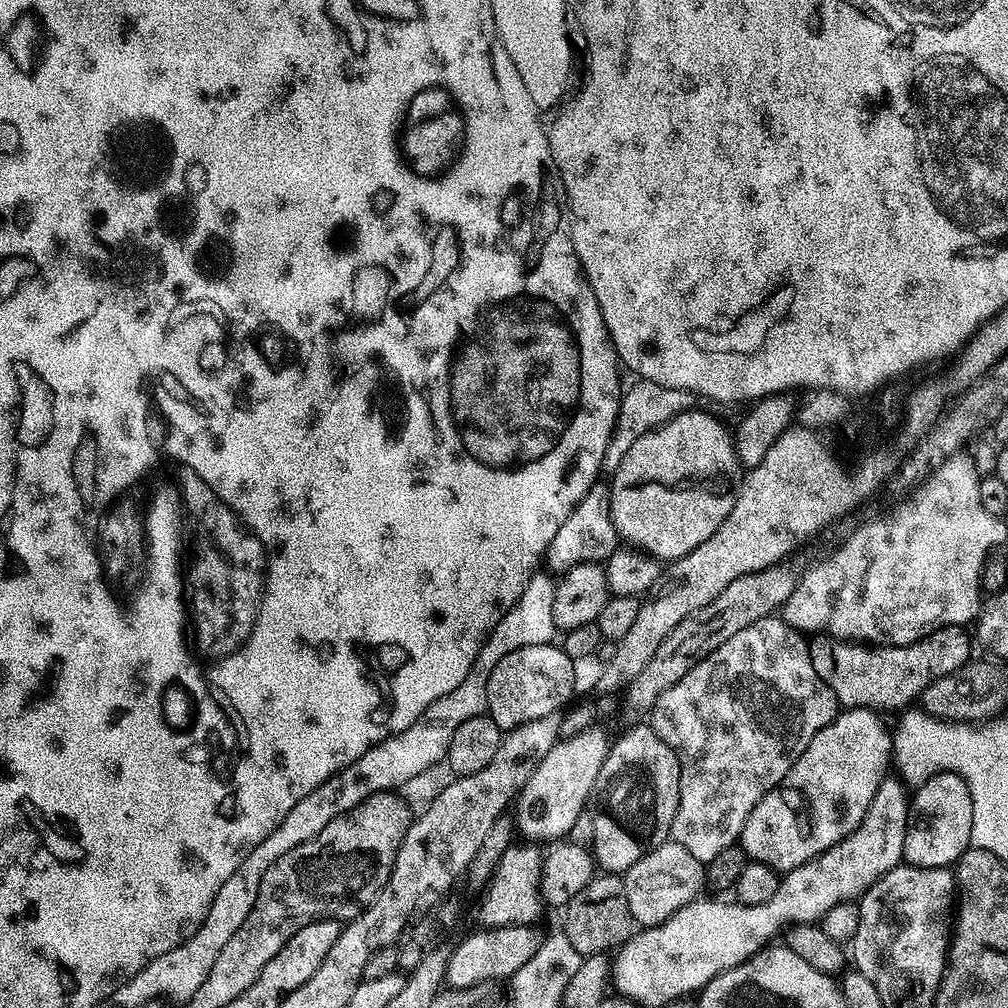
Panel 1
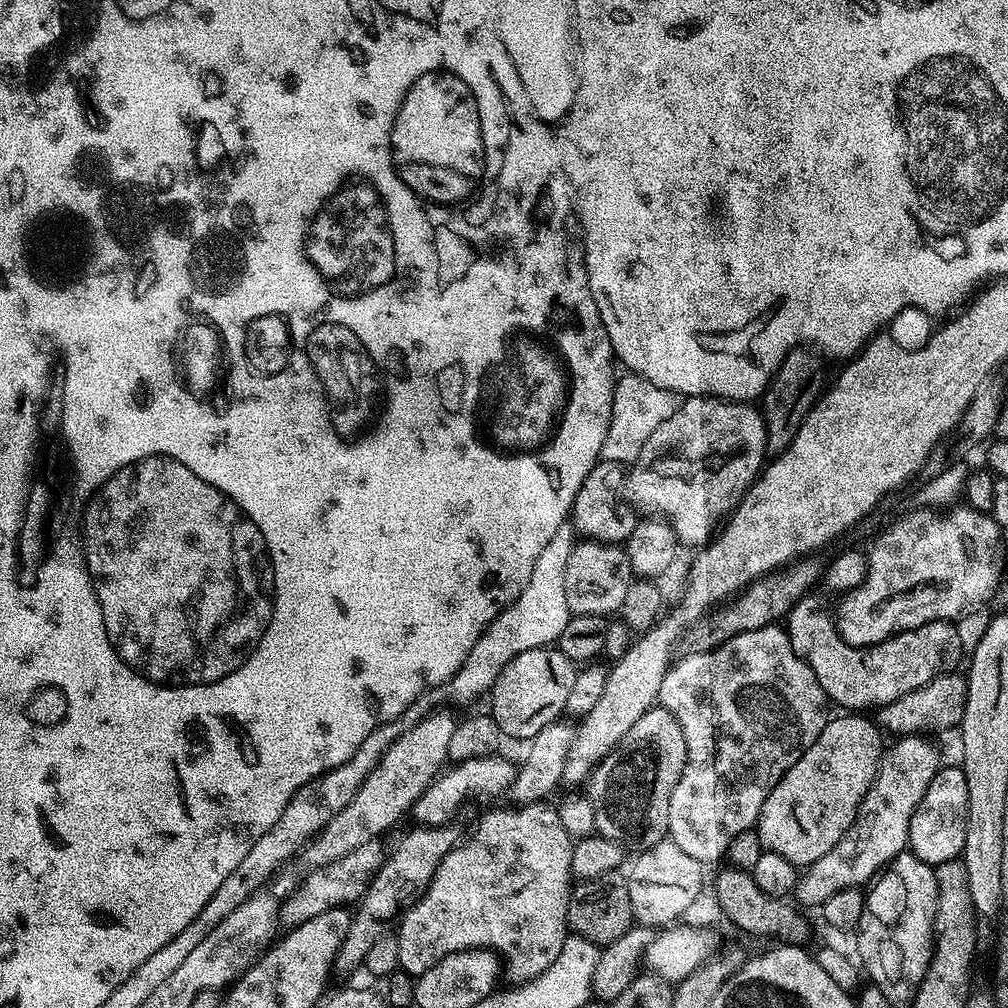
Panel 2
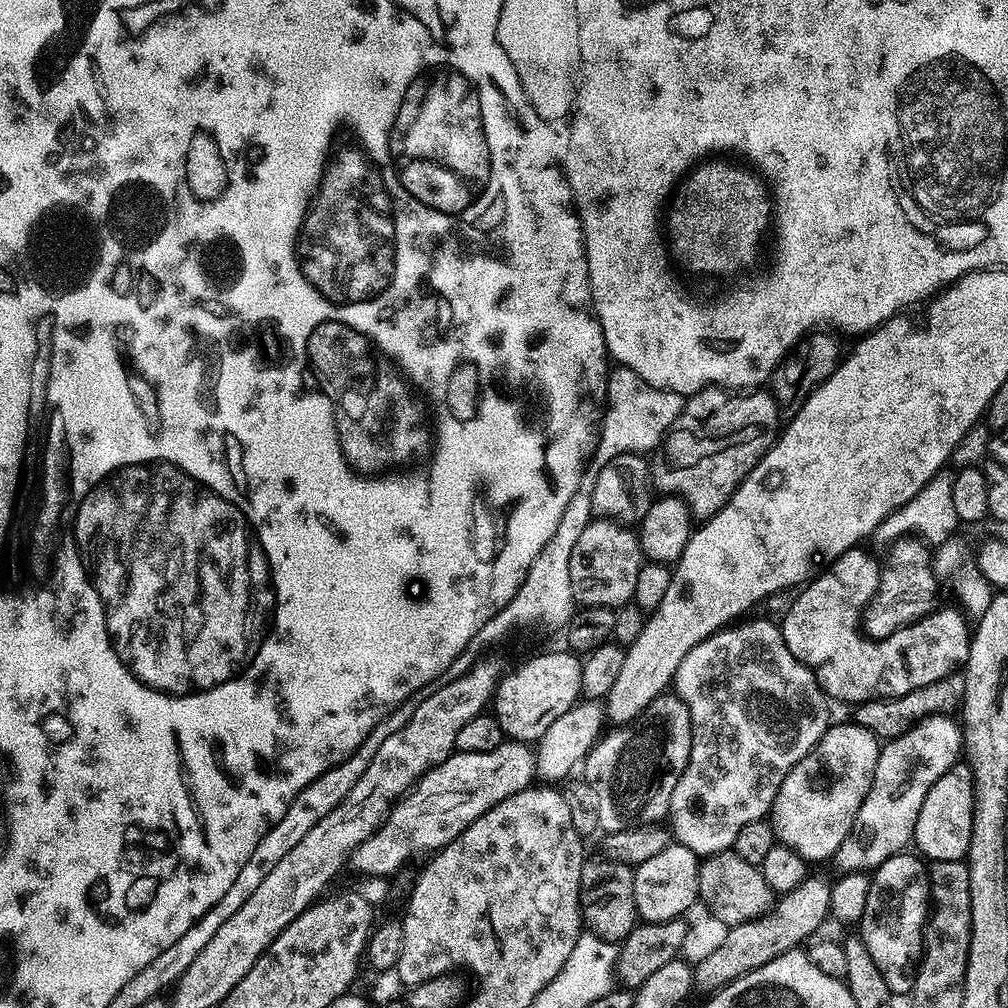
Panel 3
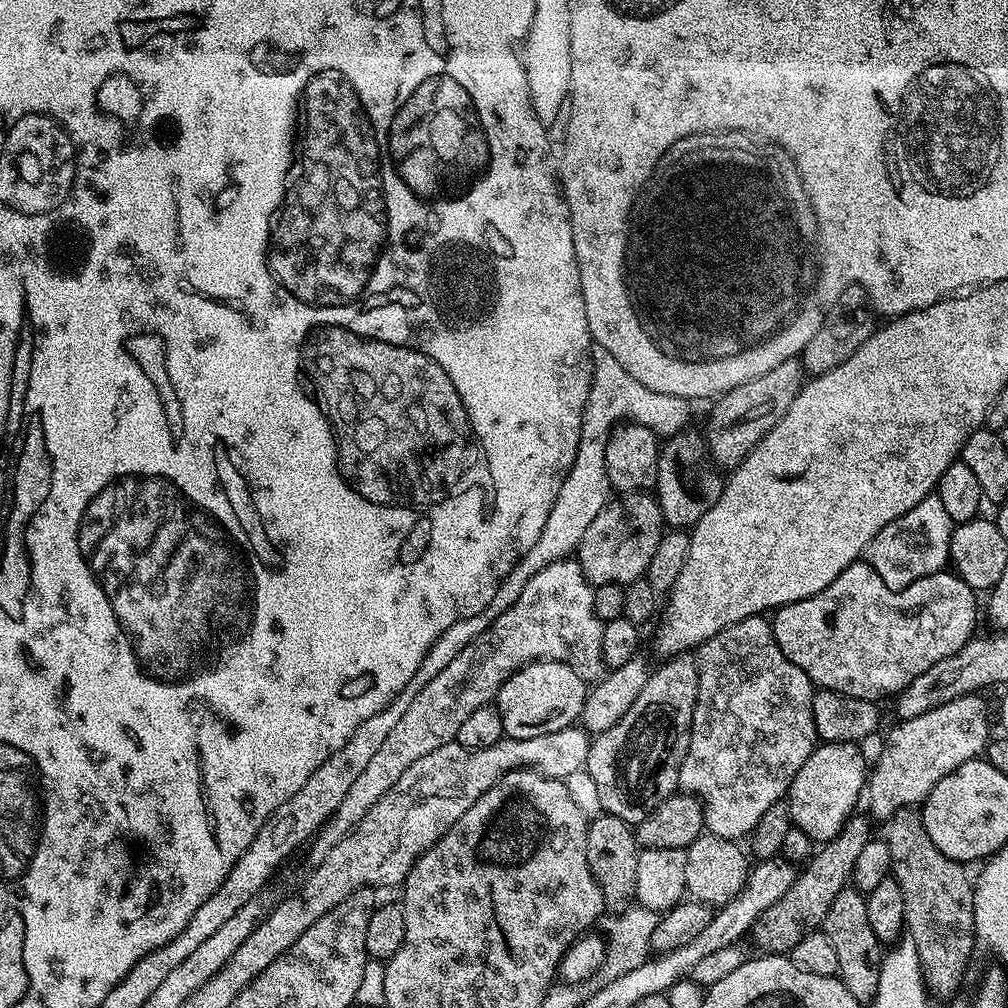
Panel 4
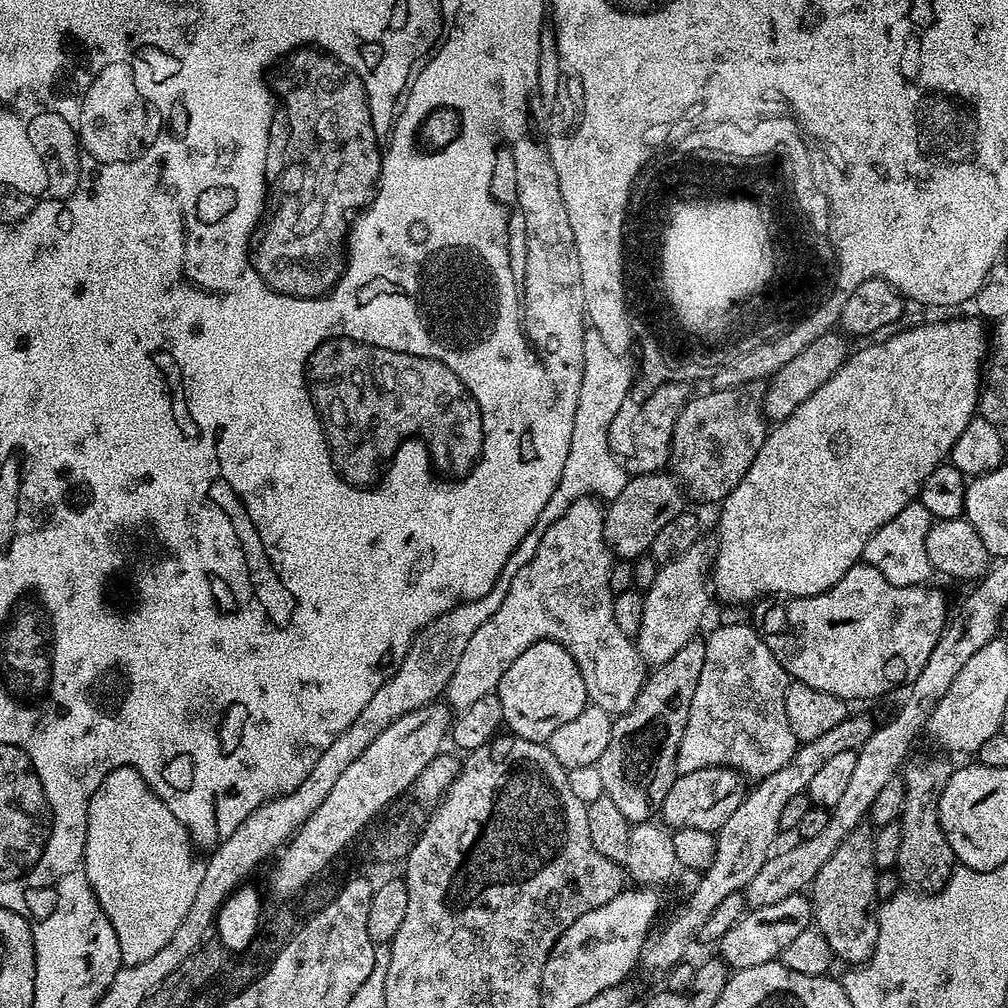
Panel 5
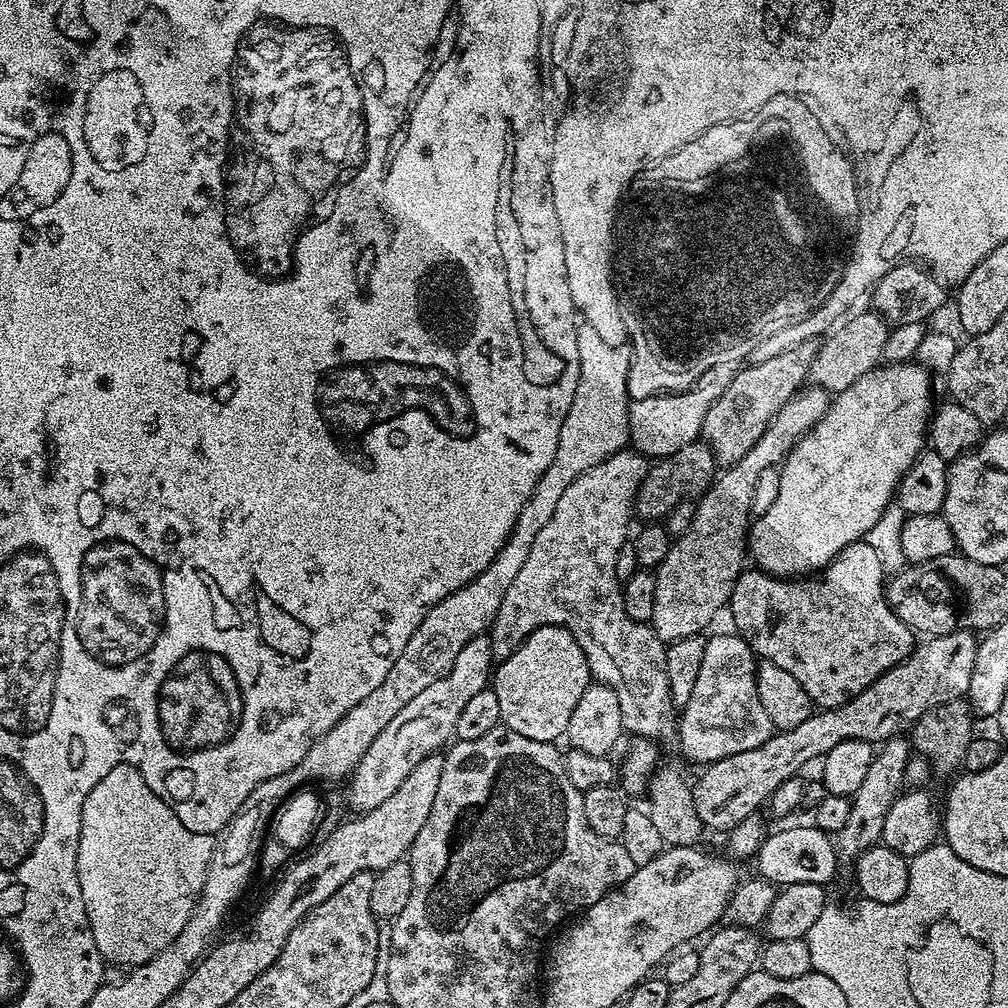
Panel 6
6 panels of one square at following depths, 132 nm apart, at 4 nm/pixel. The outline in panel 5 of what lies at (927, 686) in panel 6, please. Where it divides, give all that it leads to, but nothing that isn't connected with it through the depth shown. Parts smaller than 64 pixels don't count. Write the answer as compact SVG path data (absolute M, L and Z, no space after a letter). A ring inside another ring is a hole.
M710 766L702 770L694 770L690 774L679 774L670 786L670 794L662 802L659 815L669 829L689 828L690 830L706 830L713 834L742 806L746 795L745 777L732 768Z

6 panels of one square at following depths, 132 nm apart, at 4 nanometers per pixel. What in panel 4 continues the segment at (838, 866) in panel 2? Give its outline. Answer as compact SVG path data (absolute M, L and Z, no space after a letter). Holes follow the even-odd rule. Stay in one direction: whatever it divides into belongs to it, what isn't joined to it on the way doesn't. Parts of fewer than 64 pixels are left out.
M973 694L954 698L946 706L938 706L918 718L901 720L888 736L888 745L880 752L876 764L871 765L866 785L866 804L872 807L871 815L881 822L887 822L898 810L916 808L928 799L930 790L946 778L962 762L977 759L987 749L988 704L983 695Z

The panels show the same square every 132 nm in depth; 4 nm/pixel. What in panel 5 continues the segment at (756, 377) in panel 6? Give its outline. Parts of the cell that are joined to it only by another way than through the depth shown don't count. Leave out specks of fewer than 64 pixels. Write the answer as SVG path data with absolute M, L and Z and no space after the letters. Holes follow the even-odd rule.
M755 380L737 384L734 388L708 390L705 396L693 395L685 403L684 409L680 411L674 422L670 468L689 497L692 495L696 500L705 500L706 503L716 506L732 493L734 486L738 486L738 482L744 480L746 470L750 470L762 442L770 431L764 414L765 391L765 381Z

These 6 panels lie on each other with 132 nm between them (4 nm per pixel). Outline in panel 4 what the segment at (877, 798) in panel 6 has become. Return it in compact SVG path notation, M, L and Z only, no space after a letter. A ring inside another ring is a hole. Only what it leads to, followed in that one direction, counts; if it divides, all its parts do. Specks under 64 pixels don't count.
M852 886L843 888L838 898L834 898L834 906L830 906L822 925L822 930L826 938L830 938L834 946L834 954L838 958L838 978L862 1006L871 1005L878 994L882 959L882 941L874 934L874 926L870 924L867 906L865 893Z

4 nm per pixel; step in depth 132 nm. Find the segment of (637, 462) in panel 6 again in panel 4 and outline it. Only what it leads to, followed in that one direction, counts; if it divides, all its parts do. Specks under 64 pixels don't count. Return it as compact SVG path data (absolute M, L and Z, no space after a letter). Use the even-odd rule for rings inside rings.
M569 558L550 562L526 586L522 594L518 594L518 602L510 606L474 642L470 642L447 664L442 674L430 678L422 690L418 690L418 698L410 702L406 714L394 725L394 730L382 746L370 758L366 770L354 786L342 798L342 806L338 806L330 819L324 821L323 828L311 841L313 861L319 862L342 842L347 832L352 831L358 822L430 750L438 750L438 746L446 746L455 741L458 729L478 706L486 706L495 701L500 688L519 668L525 668L535 660L562 660L581 676L585 682L596 682L605 675L604 655L602 654L602 634L604 621L596 613L594 602L594 585L584 576L579 560Z

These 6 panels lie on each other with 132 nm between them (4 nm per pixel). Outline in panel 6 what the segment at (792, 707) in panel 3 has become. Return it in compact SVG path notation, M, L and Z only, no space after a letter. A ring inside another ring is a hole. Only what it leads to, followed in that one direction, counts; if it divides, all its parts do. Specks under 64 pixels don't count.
M731 635L708 636L702 654L702 667L698 670L698 682L694 682L694 690L690 690L690 698L682 705L682 711L678 716L680 748L690 759L697 760L700 766L710 765L730 754L742 754L746 750L754 750L762 746L762 742L766 742L774 734L766 709L758 700L756 689L758 657L754 649L740 635Z

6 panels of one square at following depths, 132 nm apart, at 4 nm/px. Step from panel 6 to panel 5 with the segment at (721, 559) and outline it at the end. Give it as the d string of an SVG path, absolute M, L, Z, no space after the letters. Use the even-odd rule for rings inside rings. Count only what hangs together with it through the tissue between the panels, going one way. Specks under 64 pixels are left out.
M701 542L690 546L686 554L674 558L668 564L659 565L654 584L644 592L642 630L638 630L634 643L640 651L640 659L653 669L662 667L686 642L697 639L700 623L708 612L710 573L713 549Z

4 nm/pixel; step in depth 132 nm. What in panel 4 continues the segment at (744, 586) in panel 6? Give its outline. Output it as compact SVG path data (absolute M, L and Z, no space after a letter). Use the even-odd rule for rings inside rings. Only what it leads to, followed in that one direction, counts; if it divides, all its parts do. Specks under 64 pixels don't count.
M867 562L846 566L826 590L818 590L810 598L775 609L771 617L772 633L776 645L812 679L817 689L841 692L854 698L873 702L879 696L895 697L918 674L926 674L934 662L950 658L973 639L976 628L977 589L971 588L955 571L943 570L918 578L905 589L892 590Z

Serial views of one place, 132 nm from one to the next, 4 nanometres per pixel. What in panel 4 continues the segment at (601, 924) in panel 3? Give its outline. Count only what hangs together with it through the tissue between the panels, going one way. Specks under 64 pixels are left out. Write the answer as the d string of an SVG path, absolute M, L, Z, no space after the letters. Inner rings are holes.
M607 814L589 819L586 834L586 862L590 866L590 874L594 874L601 890L604 891L605 909L619 914L635 901L639 857L633 825L627 824L622 818L614 818Z

